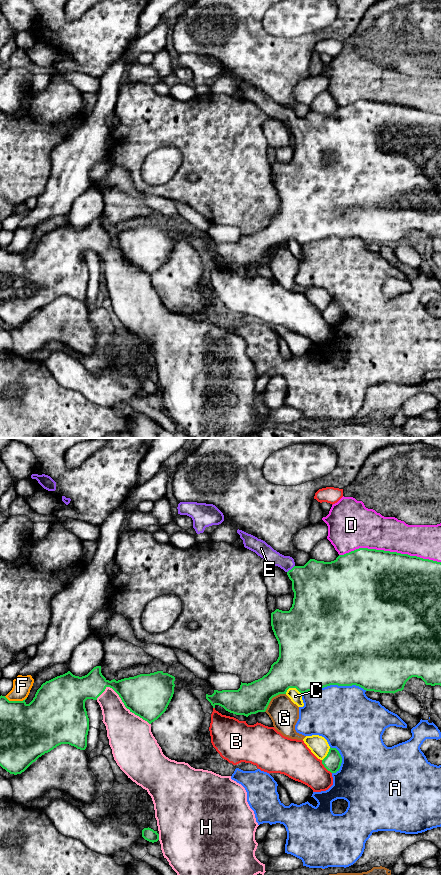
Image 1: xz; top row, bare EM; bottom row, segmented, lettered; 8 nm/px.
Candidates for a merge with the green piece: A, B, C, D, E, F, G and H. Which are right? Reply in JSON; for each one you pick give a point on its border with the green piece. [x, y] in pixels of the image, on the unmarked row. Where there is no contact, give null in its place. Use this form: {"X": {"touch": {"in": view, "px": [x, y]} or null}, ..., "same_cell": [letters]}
{"E": {"touch": {"in": "xz", "px": [291, 121]}}, "H": {"touch": {"in": "xz", "px": [122, 253]}}, "same_cell": ["E", "H"]}

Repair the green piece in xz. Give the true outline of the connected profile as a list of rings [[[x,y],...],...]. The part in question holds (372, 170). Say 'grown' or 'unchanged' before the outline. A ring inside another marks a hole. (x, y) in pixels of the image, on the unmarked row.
grown; [[[239,81],[237,85],[243,92],[245,100],[255,104],[270,117],[278,118],[287,125],[289,131],[292,133],[294,150],[289,163],[276,161],[271,165],[271,178],[279,196],[279,209],[271,217],[269,224],[262,230],[251,235],[241,234],[238,242],[214,242],[212,247],[206,246],[206,251],[211,255],[213,260],[219,257],[230,265],[248,269],[251,266],[265,264],[271,251],[279,246],[286,246],[289,240],[296,240],[302,246],[330,237],[356,237],[366,243],[394,246],[402,243],[406,234],[412,229],[421,230],[426,237],[441,238],[441,114],[397,104],[359,100],[344,107],[339,107],[331,114],[310,111],[304,118],[296,118],[292,109],[280,106],[265,93]]]

